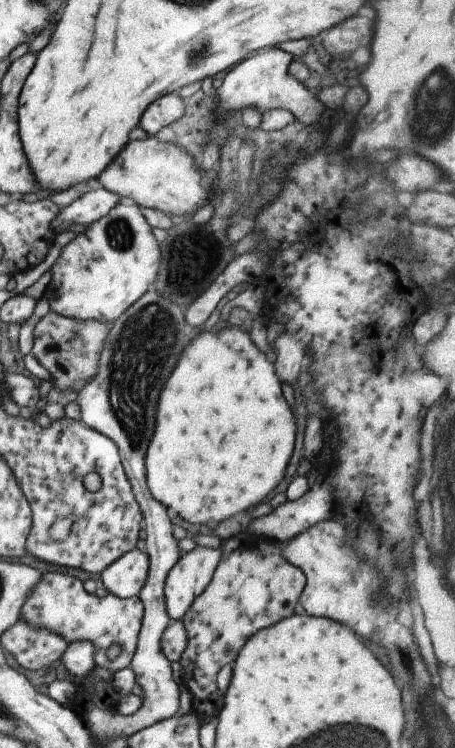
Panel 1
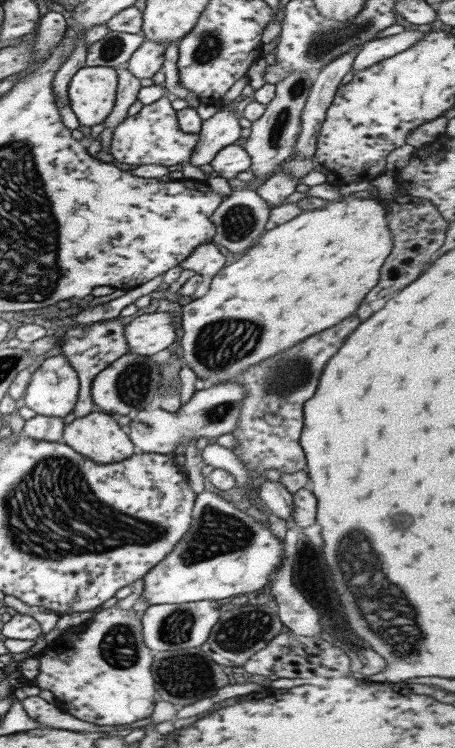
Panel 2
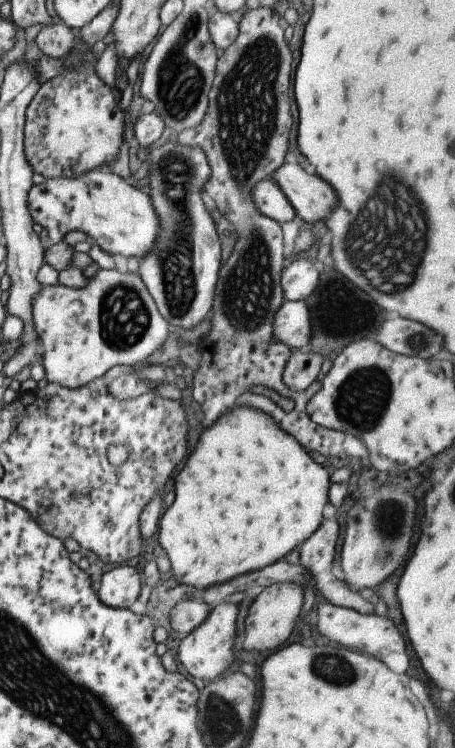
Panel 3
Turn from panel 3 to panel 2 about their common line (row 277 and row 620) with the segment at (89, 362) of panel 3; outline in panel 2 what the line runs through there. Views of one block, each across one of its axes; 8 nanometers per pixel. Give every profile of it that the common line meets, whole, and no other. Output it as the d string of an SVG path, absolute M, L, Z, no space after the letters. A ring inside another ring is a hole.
M115 605L93 614L90 623L69 627L61 636L46 644L37 654L38 673L34 683L38 688L53 694L54 705L73 718L97 724L97 726L125 726L141 718L151 716L156 692L150 671L153 652L143 644L141 622L132 610Z

